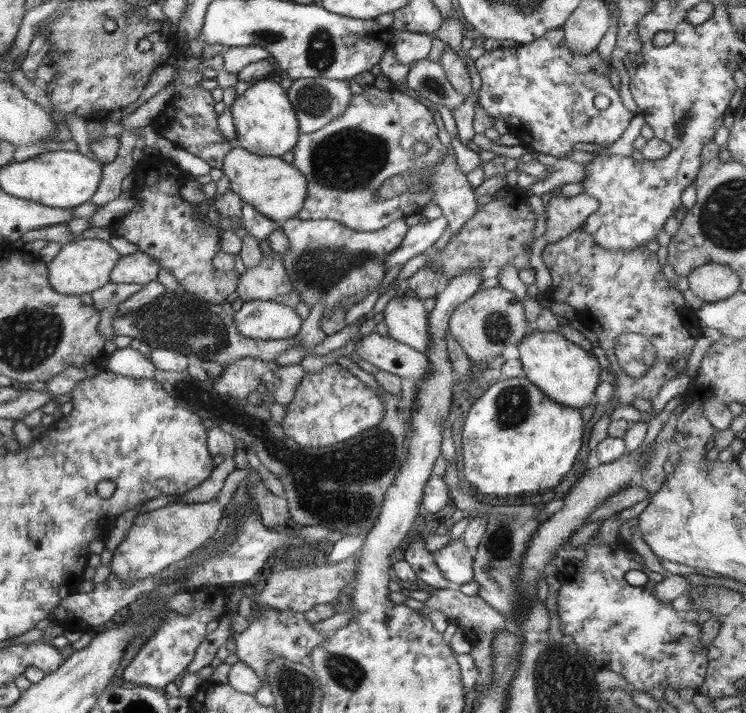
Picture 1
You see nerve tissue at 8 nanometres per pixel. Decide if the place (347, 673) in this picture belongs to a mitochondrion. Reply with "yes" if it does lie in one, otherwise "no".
yes

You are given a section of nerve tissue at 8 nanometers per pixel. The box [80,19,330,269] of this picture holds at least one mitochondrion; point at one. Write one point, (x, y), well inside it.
(268, 35)

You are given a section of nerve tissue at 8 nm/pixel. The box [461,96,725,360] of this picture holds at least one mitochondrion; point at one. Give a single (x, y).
(497, 326)

